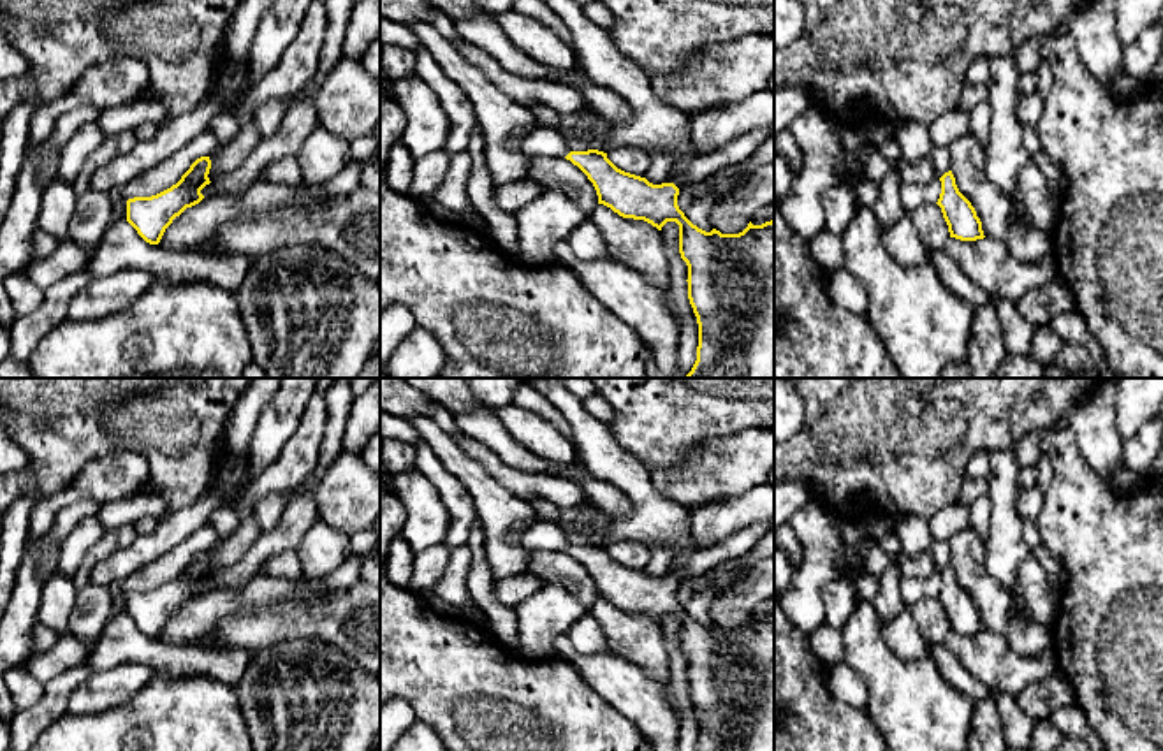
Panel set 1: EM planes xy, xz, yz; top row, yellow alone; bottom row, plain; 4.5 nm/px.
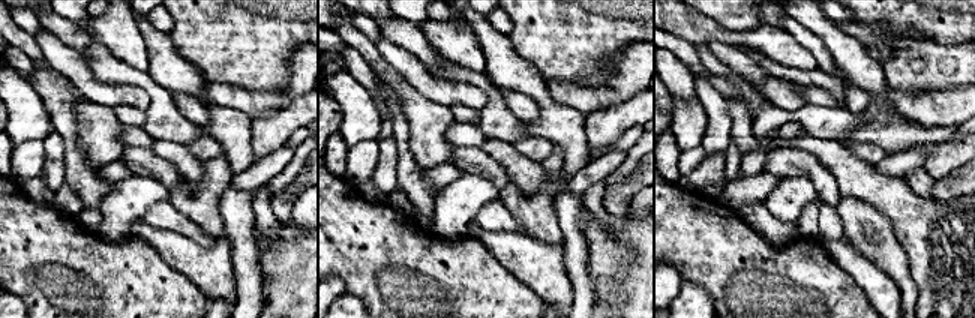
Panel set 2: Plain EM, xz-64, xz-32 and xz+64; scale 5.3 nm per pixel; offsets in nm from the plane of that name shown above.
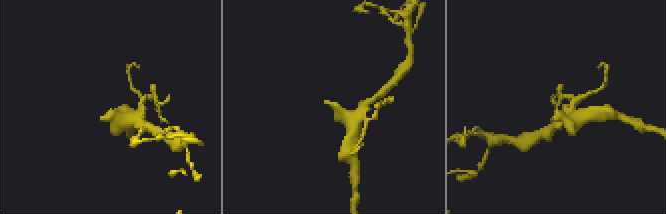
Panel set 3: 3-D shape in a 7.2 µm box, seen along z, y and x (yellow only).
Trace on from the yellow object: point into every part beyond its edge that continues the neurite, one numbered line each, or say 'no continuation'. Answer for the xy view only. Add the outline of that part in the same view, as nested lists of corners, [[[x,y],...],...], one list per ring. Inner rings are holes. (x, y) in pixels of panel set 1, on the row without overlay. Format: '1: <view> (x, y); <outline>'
no continuation

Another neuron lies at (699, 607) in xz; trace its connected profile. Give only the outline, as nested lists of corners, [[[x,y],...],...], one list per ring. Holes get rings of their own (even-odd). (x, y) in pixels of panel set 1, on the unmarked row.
[[[700,589],[697,591],[691,600],[684,605],[684,610],[697,619],[699,623],[711,626],[711,603],[716,596],[714,589]]]

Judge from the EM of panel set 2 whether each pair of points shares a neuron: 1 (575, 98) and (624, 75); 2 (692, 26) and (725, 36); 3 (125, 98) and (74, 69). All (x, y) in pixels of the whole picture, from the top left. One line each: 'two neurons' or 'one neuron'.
1: one neuron
2: one neuron
3: one neuron

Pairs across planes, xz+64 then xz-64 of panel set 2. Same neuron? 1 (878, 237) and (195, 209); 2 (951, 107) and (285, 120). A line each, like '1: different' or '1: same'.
1: same
2: same

